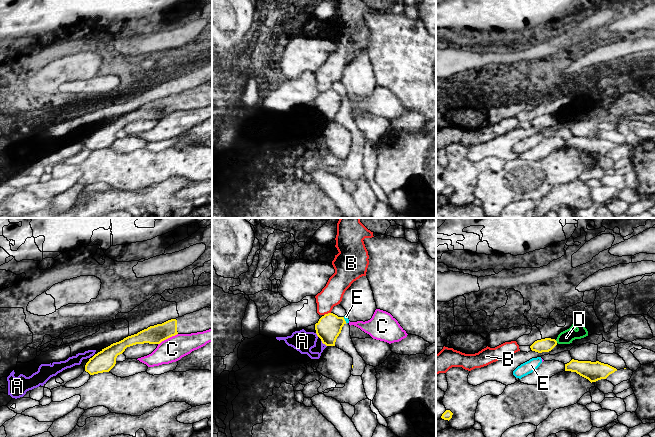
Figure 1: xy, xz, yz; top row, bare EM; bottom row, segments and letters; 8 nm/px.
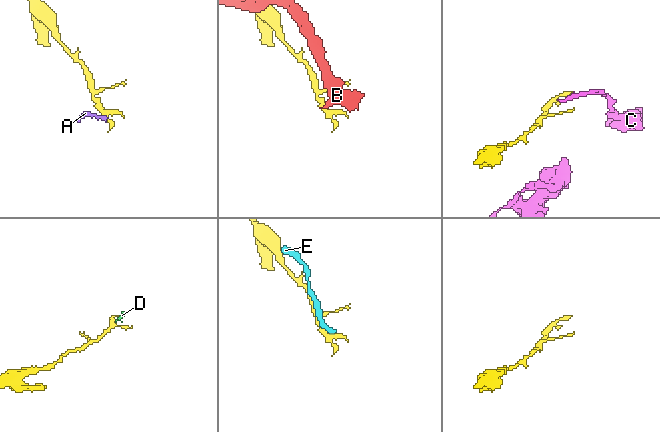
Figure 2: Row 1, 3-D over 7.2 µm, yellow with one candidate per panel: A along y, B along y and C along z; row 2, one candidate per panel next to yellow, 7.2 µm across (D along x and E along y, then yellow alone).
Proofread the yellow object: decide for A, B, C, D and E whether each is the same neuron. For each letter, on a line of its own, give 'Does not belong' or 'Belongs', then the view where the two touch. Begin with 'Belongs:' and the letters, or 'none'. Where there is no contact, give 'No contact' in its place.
Belongs: none
A: Does not belong. Touches yellow in xz
B: Does not belong. Touches yellow in xz
C: Does not belong. Touches yellow in xy
D: Does not belong. Touches yellow in yz
E: Does not belong. Touches yellow in xz

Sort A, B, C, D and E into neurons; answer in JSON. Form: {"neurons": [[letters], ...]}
{"neurons": [["A", "D"], ["B"], ["C", "E"]]}

